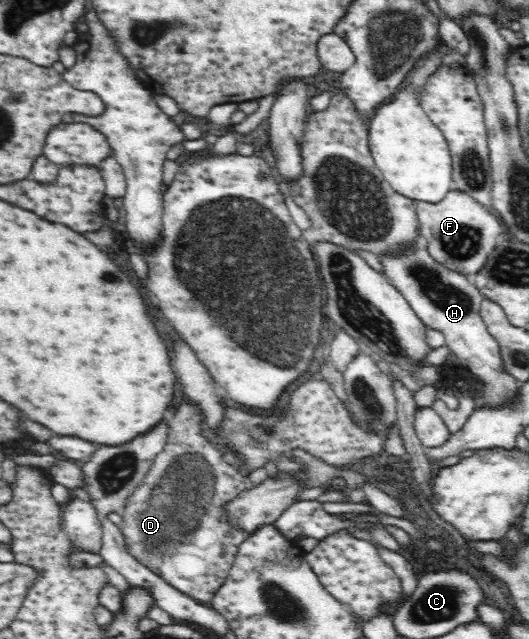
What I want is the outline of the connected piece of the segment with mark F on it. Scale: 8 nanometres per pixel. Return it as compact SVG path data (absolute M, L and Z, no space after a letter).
M453 188L440 203L416 203L419 235L428 242L428 252L437 263L460 274L472 274L486 264L486 258L494 250L496 238L502 234L502 224L492 216L492 212L484 212L478 201Z

